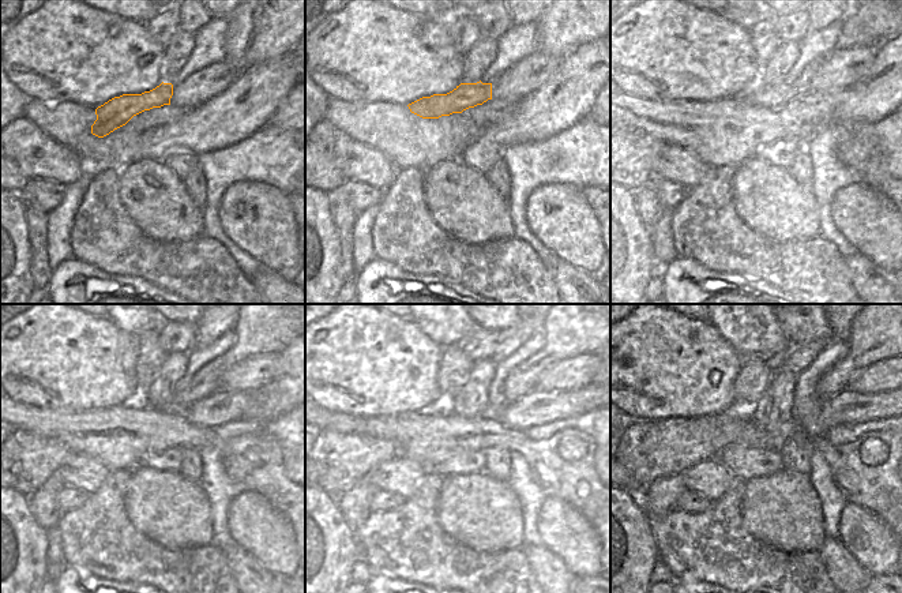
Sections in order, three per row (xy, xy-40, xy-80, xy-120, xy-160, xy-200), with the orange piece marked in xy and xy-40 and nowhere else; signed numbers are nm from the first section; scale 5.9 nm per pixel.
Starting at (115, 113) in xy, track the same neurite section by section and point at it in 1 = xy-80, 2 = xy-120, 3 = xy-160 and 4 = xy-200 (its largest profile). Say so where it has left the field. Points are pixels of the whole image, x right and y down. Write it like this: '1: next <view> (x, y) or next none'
1: next xy-80 (773, 97)
2: next xy-120 (258, 331)
3: next xy-160 (568, 331)
4: next xy-200 (879, 331)

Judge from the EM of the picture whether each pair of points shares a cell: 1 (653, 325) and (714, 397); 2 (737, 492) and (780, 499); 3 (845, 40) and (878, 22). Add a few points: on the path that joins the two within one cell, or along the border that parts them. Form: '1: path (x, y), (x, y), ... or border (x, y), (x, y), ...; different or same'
1: path (660, 342), (696, 379); same
2: border (747, 483), (743, 496), (743, 525); different
3: path (853, 34), (869, 22); same

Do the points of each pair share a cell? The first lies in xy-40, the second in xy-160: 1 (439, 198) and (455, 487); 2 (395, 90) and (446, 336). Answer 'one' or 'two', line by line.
1: one
2: two

